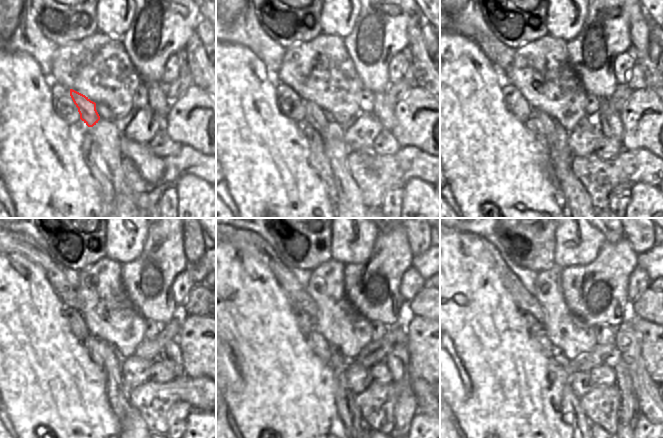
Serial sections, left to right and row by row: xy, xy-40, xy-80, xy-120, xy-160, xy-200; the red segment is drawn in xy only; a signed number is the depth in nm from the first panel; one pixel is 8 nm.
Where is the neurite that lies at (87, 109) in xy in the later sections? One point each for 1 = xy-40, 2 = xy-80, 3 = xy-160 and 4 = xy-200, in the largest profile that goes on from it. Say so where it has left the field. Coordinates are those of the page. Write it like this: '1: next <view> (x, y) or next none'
1: next xy-40 (314, 115)
2: next xy-80 (556, 136)
3: next xy-160 (348, 412)
4: next xy-200 (572, 414)

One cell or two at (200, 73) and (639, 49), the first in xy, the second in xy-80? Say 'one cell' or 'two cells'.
one cell

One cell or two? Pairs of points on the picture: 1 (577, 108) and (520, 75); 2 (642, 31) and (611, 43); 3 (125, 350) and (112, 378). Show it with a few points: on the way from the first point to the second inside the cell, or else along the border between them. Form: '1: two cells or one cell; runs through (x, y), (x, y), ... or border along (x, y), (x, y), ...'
1: one cell; runs through (563, 97), (557, 91), (535, 91), (533, 89)
2: two cells; border along (629, 12), (629, 37), (632, 46)
3: two cells; border along (105, 341), (123, 359)

